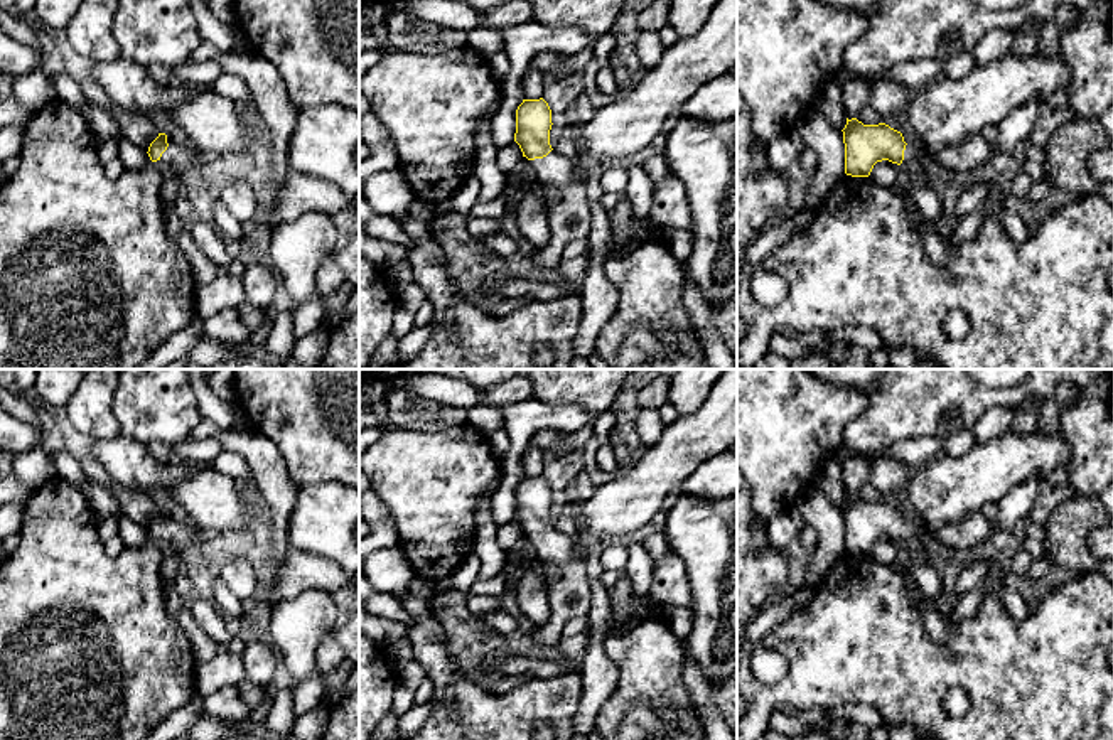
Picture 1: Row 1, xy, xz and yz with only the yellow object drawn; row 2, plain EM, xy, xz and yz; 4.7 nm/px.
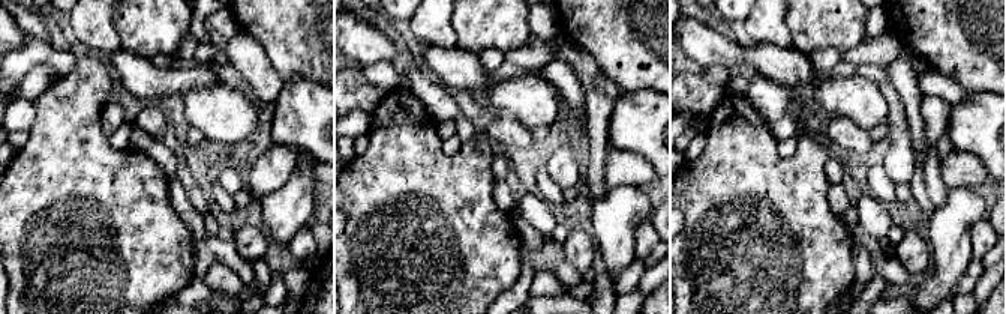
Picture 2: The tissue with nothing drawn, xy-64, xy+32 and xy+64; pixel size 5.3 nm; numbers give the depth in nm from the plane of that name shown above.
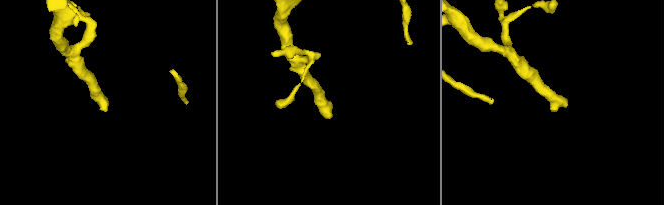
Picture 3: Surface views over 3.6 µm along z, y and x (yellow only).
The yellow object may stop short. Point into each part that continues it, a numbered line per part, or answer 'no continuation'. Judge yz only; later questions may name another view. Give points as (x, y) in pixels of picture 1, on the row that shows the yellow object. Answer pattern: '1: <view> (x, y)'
1: yz (918, 154)

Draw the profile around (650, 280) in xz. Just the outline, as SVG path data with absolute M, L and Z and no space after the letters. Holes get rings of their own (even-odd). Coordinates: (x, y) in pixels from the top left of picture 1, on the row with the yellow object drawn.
M663 233L656 234L629 255L610 255L604 263L604 273L619 292L619 305L604 324L595 341L595 354L610 369L700 369L703 366L702 342L681 303L686 280L683 263L669 251ZM673 329L678 334L678 351L666 361L659 354L658 334Z

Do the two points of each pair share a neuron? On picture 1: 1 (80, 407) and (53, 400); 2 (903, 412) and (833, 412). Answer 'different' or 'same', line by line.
1: different
2: different

